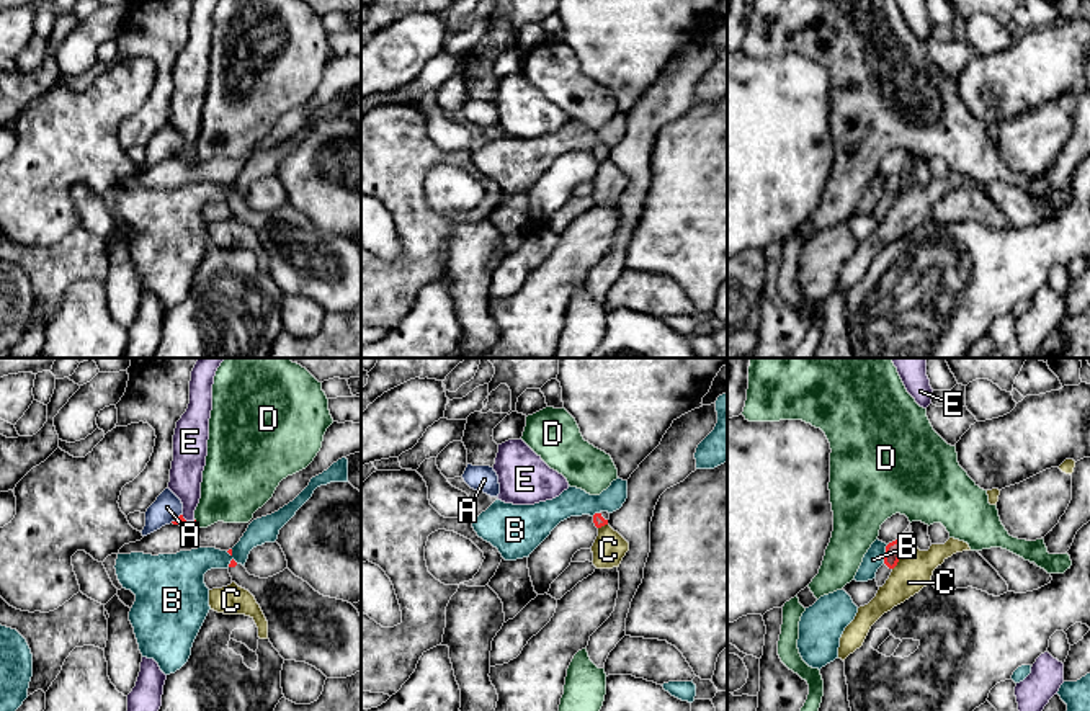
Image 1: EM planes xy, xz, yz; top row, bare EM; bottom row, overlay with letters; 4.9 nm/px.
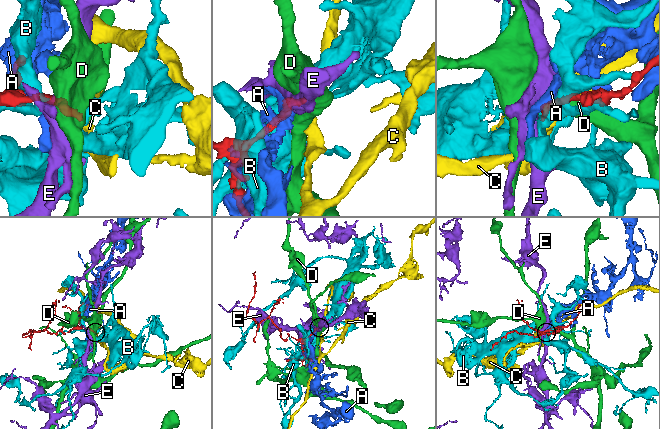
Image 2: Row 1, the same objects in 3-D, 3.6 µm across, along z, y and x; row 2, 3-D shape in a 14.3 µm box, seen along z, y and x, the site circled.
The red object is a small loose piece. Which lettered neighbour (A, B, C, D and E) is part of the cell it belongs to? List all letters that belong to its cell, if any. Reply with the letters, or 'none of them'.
none of them

